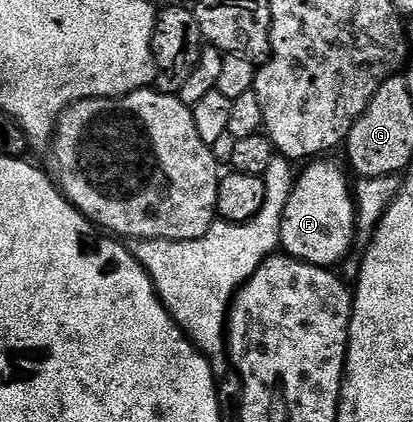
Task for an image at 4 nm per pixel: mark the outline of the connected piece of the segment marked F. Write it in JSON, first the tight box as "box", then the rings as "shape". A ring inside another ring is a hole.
{"box":[278,158,358,269],"shape":[[[318,158],[307,163],[306,168],[301,169],[300,175],[295,179],[294,189],[288,198],[288,206],[284,206],[284,218],[280,222],[280,238],[278,243],[281,251],[287,256],[296,258],[305,264],[333,269],[350,252],[350,247],[356,241],[358,231],[358,210],[356,196],[352,191],[352,180],[344,171],[341,163],[333,164],[330,158]]]}

